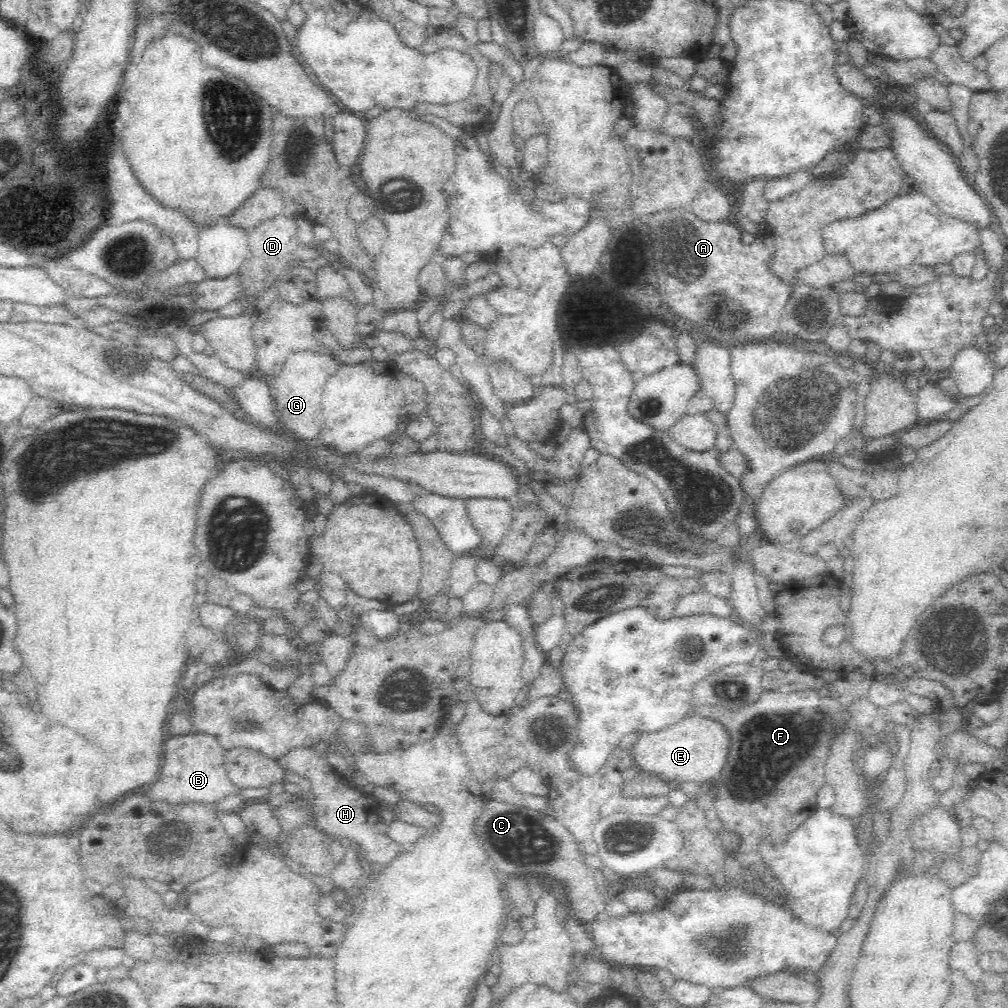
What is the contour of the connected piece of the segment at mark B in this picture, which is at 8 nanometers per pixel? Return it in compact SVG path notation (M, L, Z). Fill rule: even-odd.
M201 733L169 738L163 744L164 766L156 782L150 785L147 794L156 800L174 804L189 801L211 804L211 802L220 802L226 796L240 795L242 788L236 786L226 774L223 751L214 741L214 737Z

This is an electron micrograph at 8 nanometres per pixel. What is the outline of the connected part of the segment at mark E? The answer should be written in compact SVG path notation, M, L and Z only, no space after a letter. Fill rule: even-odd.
M702 716L681 718L676 724L656 730L644 732L633 737L631 751L635 756L635 768L644 768L655 772L658 778L666 776L672 780L688 780L688 782L706 782L716 780L728 760L731 734L720 724Z

